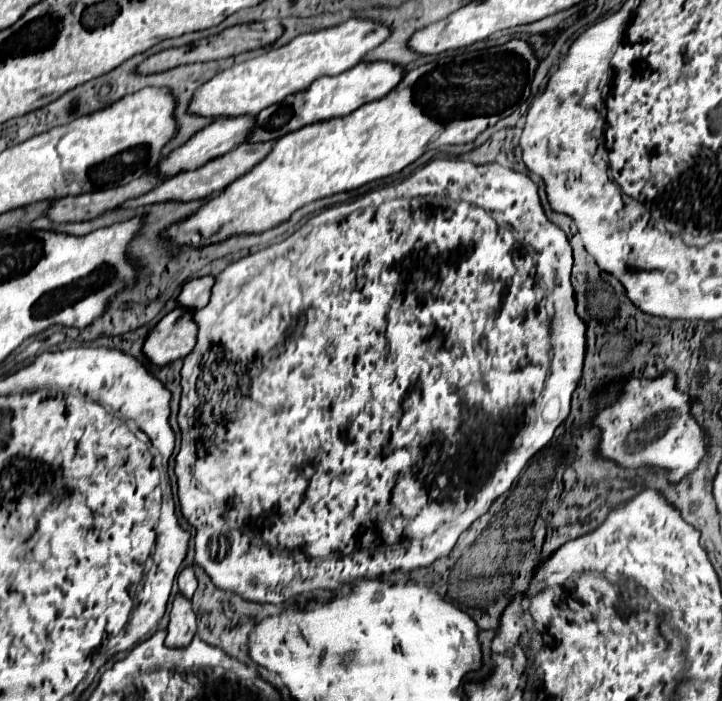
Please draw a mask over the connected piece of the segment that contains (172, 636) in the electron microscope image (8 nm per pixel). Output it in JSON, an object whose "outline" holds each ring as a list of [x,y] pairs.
{"outline":[[[178,593],[172,601],[170,609],[170,623],[168,623],[168,637],[166,643],[170,647],[186,647],[196,633],[196,613],[188,597]]]}

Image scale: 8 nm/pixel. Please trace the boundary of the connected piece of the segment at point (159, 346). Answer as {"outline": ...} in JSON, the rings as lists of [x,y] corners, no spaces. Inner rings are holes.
{"outline":[[[176,307],[162,317],[154,329],[146,335],[144,355],[156,367],[170,365],[176,359],[184,359],[196,345],[196,323],[188,309]]]}

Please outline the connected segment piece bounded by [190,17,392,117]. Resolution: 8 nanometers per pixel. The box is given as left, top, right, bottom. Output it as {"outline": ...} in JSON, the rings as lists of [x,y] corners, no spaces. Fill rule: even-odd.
{"outline":[[[350,17],[348,21],[328,29],[302,33],[278,49],[270,49],[260,57],[248,59],[240,65],[216,73],[194,93],[190,109],[206,117],[238,117],[248,113],[256,115],[260,113],[260,109],[274,105],[276,101],[284,101],[284,97],[300,93],[300,89],[308,89],[312,81],[324,75],[338,75],[352,69],[364,59],[364,53],[370,53],[372,49],[376,49],[376,45],[380,45],[380,41],[386,41],[388,33],[392,33],[388,25],[360,17]]]}

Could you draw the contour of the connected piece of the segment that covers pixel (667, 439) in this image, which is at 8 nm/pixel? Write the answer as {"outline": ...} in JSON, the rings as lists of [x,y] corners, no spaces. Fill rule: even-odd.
{"outline":[[[664,373],[658,379],[630,377],[624,385],[620,401],[594,417],[594,425],[602,429],[600,455],[614,459],[622,467],[656,465],[670,471],[670,481],[680,481],[696,469],[706,451],[706,433],[688,411],[688,395],[676,391],[674,373]]]}

